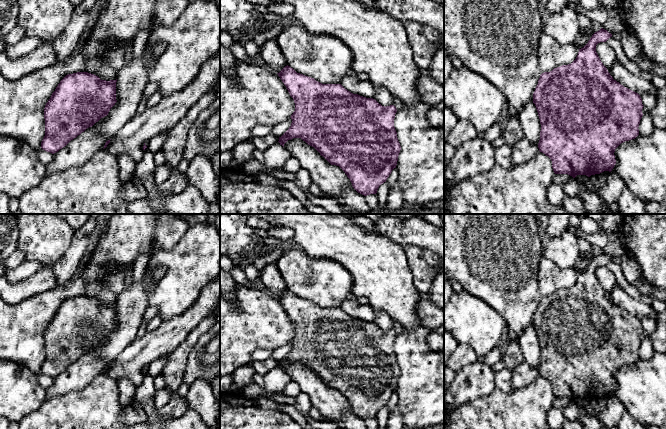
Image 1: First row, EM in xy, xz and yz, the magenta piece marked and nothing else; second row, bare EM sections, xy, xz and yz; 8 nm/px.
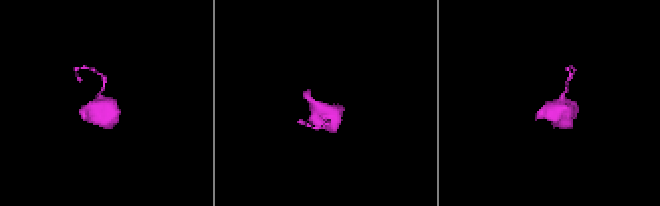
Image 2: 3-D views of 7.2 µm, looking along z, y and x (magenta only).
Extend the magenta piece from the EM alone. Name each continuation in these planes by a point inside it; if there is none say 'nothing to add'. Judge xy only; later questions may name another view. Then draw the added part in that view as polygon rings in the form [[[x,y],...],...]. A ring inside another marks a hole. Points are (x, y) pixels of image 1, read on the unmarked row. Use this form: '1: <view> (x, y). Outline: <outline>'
nothing to add

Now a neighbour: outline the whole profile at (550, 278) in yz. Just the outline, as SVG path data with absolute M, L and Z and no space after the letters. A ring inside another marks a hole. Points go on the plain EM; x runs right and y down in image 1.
M545 256L540 258L537 266L537 287L542 297L554 292L571 288L577 281L579 272L575 268L557 267Z

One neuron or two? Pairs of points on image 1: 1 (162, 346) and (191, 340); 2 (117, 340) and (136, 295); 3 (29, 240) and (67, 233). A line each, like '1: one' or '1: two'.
1: two
2: one
3: one

